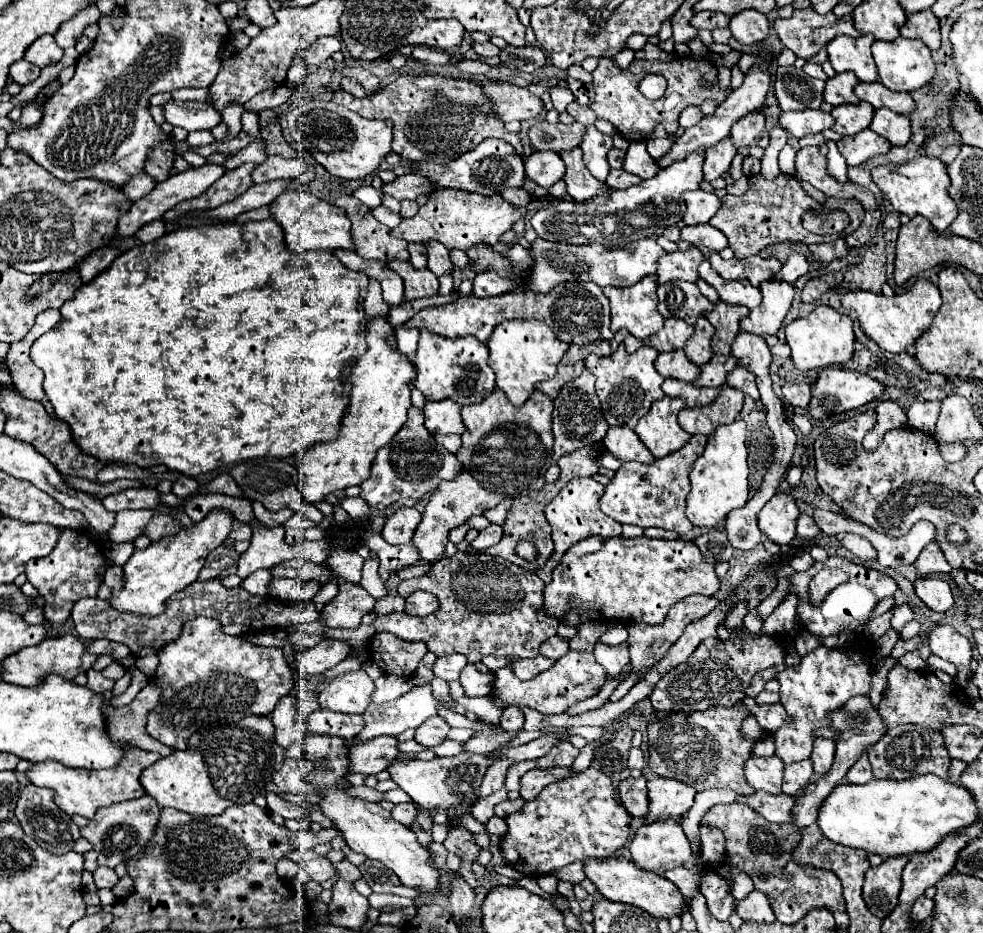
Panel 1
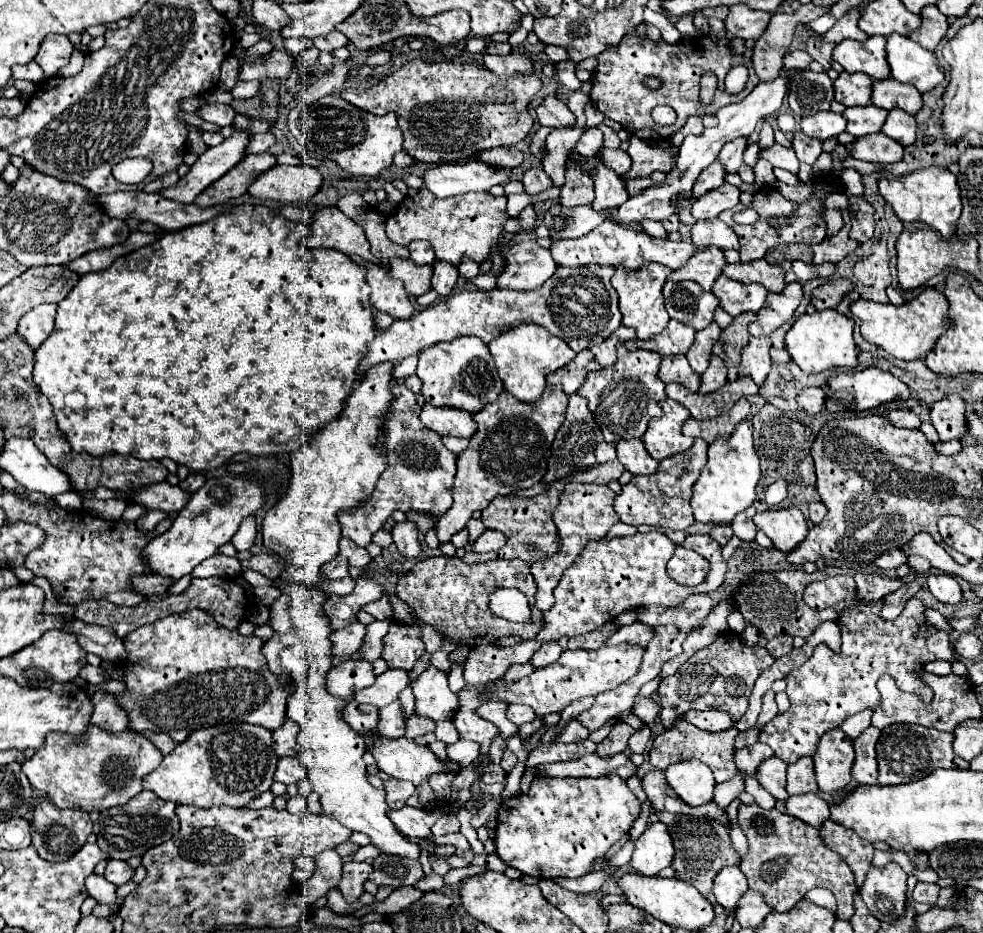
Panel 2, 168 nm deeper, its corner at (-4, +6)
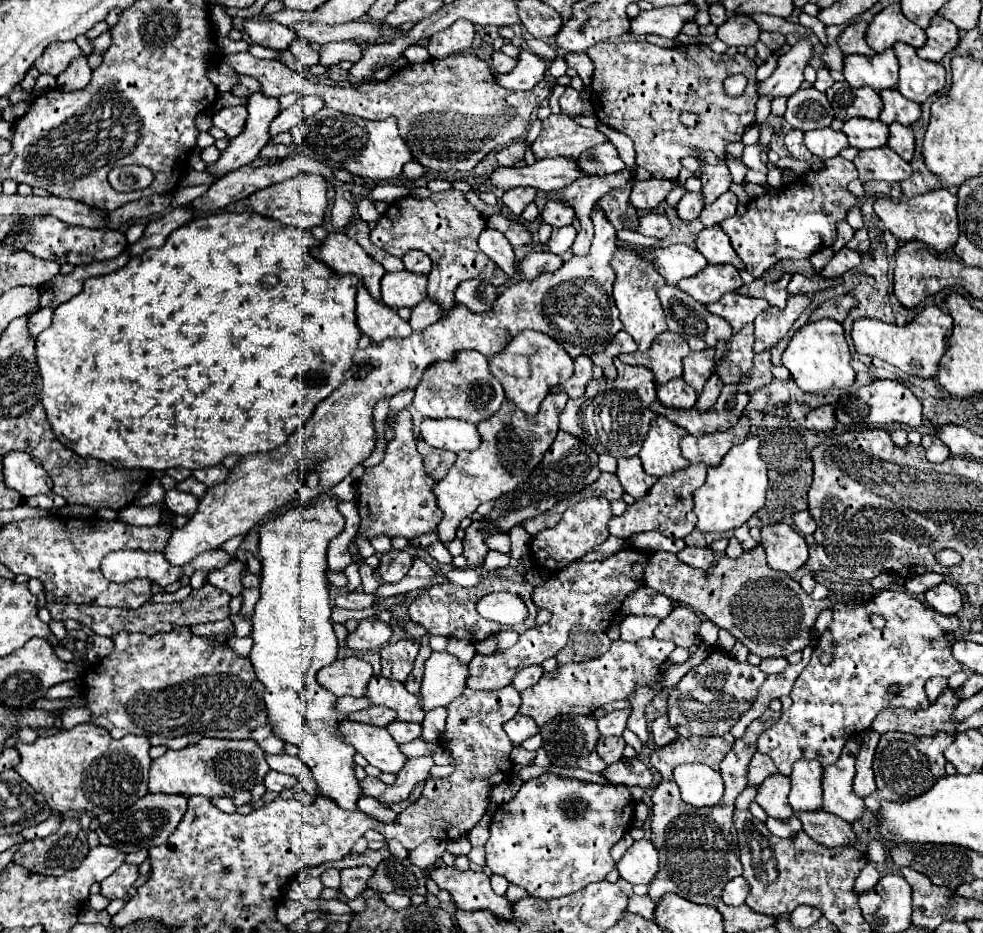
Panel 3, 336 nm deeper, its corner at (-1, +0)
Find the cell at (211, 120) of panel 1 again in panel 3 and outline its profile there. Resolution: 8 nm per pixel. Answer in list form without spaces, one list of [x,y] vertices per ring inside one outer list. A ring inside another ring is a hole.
[[[234,106],[234,108],[222,108],[214,114],[214,126],[224,130],[230,138],[236,138],[246,124],[246,106]]]

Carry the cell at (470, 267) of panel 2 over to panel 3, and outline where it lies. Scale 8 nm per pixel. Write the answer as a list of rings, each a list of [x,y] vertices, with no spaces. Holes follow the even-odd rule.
[[[464,280],[456,288],[456,304],[466,306],[470,312],[488,312],[498,298],[496,286],[482,280]]]

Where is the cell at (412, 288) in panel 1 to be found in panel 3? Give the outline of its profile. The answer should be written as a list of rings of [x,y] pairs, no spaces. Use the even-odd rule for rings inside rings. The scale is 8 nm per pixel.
[[[408,270],[384,274],[382,302],[390,308],[412,308],[428,296],[426,282],[426,274],[414,274]]]

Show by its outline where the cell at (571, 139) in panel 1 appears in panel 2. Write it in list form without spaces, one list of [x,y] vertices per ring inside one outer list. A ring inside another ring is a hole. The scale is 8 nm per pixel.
[[[587,128],[577,142],[579,154],[589,156],[589,158],[591,154],[595,154],[595,150],[601,150],[601,148],[603,148],[603,134],[599,128]]]

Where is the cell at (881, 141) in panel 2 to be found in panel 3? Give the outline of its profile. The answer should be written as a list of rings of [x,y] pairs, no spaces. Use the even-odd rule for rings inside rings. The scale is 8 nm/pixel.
[[[888,146],[878,150],[864,150],[854,158],[859,177],[848,185],[851,193],[858,198],[865,195],[866,180],[884,180],[884,182],[904,182],[912,176],[912,168],[906,160],[896,156]]]

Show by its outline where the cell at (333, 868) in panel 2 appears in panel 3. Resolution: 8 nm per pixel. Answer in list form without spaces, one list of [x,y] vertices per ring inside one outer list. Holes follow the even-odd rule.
[[[334,868],[332,870],[328,870],[328,872],[324,872],[322,876],[320,876],[320,880],[322,880],[322,884],[324,886],[328,886],[328,888],[340,888],[340,872],[336,872]]]

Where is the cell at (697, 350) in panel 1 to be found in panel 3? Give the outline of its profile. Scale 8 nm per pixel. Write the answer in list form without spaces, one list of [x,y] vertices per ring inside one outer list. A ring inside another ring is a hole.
[[[706,348],[700,352],[690,352],[682,362],[682,366],[684,366],[684,372],[682,372],[684,382],[700,394],[706,380],[714,372],[714,350]]]

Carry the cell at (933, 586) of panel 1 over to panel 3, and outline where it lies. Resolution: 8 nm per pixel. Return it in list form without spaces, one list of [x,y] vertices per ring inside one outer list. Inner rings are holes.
[[[942,582],[928,590],[924,596],[926,602],[940,614],[958,614],[962,610],[962,594],[952,582]]]

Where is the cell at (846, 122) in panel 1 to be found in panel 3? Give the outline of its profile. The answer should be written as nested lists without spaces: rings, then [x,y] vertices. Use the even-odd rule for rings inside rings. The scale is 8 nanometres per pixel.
[[[848,120],[842,132],[848,136],[850,146],[858,150],[882,148],[888,142],[888,126],[880,120]]]

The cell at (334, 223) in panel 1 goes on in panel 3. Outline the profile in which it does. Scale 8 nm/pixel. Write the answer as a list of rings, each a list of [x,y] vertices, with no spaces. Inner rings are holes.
[[[330,232],[320,248],[312,248],[312,256],[336,274],[354,274],[362,280],[366,290],[372,294],[376,302],[380,296],[380,280],[384,276],[384,268],[376,264],[354,240],[348,240],[342,232]]]

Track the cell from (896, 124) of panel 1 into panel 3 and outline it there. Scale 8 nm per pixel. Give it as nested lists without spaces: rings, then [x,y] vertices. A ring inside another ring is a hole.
[[[890,124],[890,138],[888,138],[888,146],[906,162],[912,160],[914,154],[914,132],[910,126],[902,126],[902,124]]]

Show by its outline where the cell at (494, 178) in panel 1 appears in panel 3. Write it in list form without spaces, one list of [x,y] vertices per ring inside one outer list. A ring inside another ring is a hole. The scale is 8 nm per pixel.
[[[520,138],[520,140],[512,142],[510,146],[498,150],[498,152],[496,152],[496,160],[498,160],[500,166],[512,166],[512,164],[516,164],[516,162],[520,162],[520,160],[524,158],[526,148],[528,148],[526,138]]]

